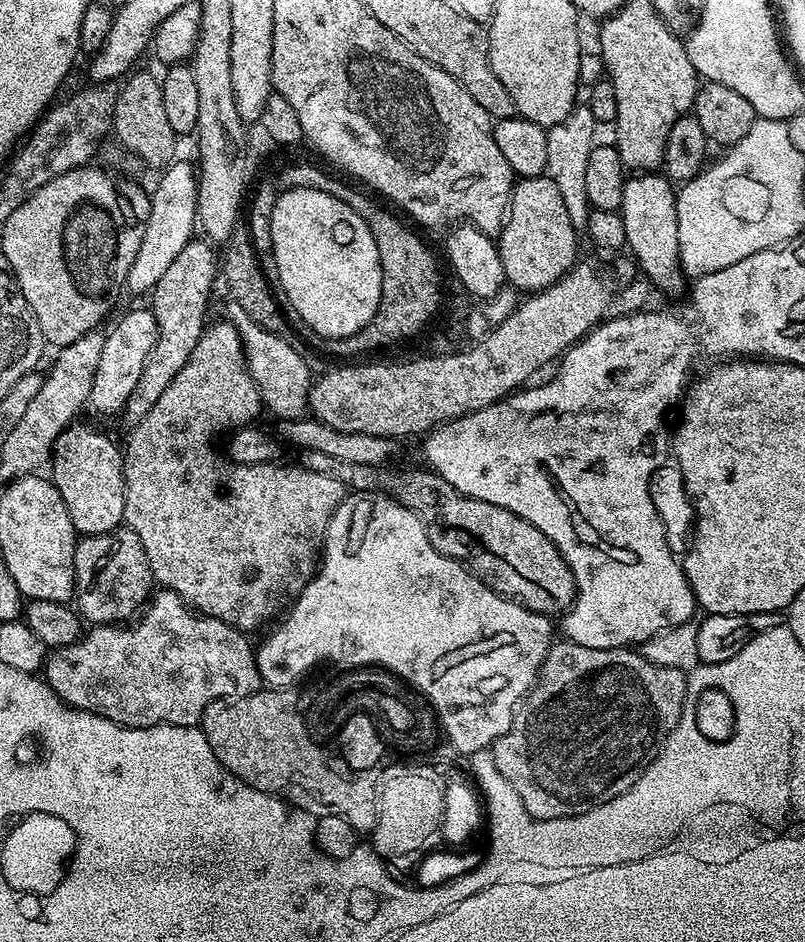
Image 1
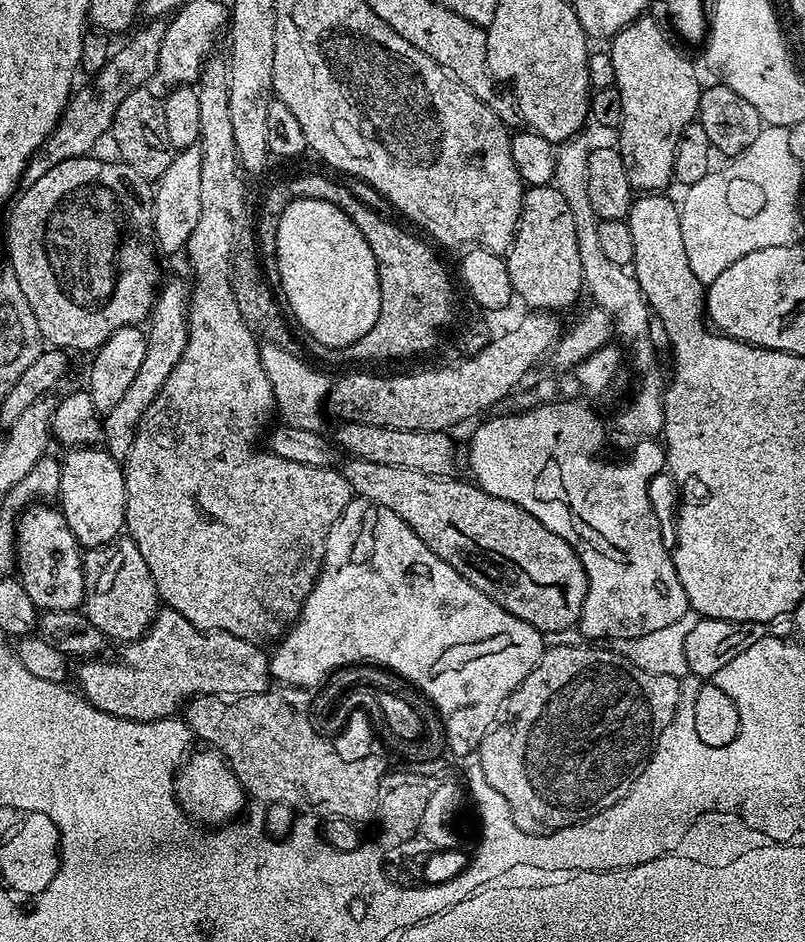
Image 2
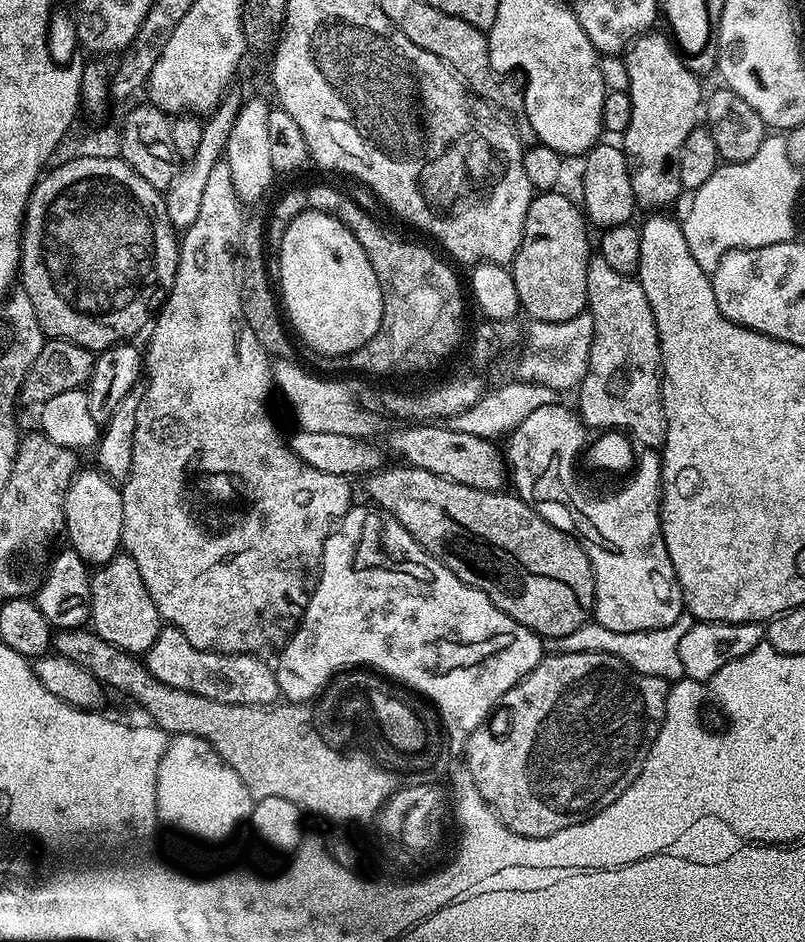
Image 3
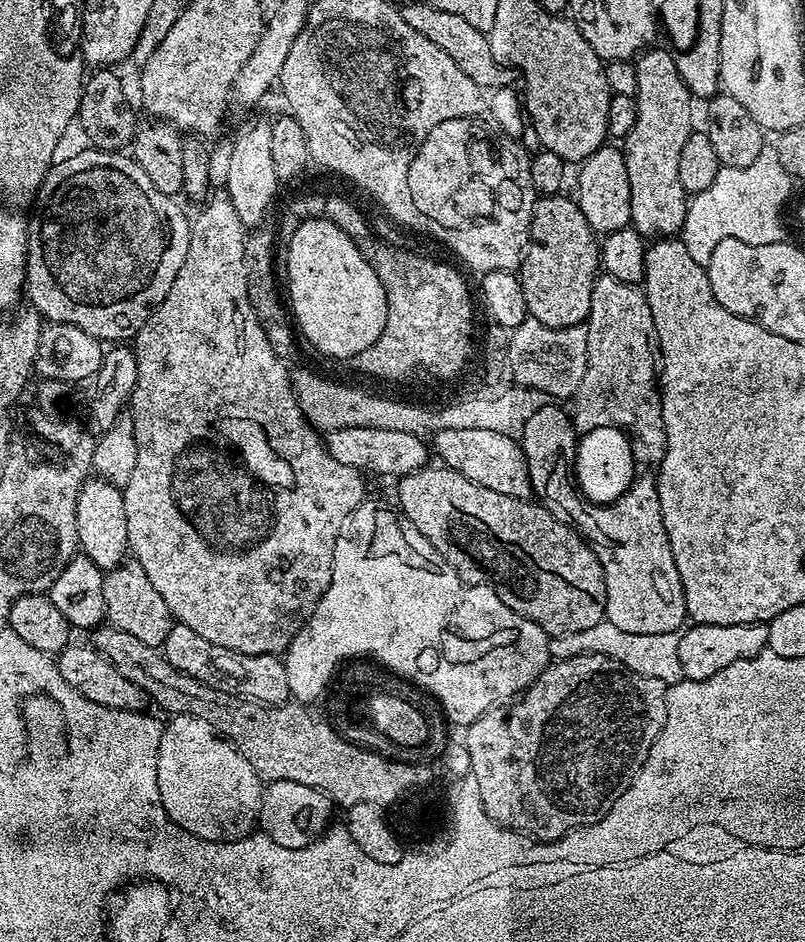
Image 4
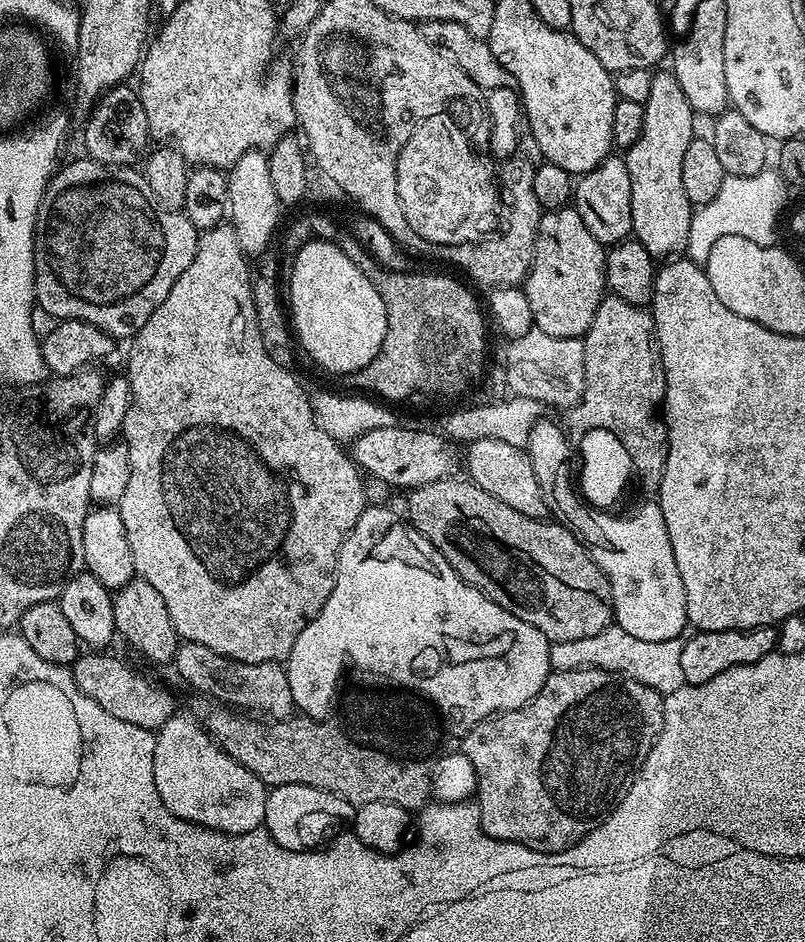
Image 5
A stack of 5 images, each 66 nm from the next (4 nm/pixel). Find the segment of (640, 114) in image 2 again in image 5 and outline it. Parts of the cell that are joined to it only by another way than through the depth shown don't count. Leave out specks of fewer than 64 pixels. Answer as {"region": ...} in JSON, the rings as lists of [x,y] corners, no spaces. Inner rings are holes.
{"region":[[[657,71],[651,82],[650,98],[646,98],[644,117],[642,118],[642,134],[638,134],[638,142],[623,153],[626,170],[630,170],[630,210],[632,211],[632,236],[654,258],[672,258],[683,253],[690,238],[690,222],[694,205],[686,198],[686,189],[682,187],[682,157],[686,154],[686,146],[694,138],[692,132],[696,128],[697,117],[690,103],[686,100],[681,86],[671,71]]]}

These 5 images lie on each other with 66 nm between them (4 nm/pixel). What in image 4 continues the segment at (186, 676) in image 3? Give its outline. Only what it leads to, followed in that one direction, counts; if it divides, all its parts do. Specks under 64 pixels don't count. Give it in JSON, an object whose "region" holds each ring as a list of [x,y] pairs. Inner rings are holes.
{"region":[[[177,623],[172,625],[162,655],[177,672],[194,678],[199,684],[212,688],[217,694],[265,706],[283,706],[289,703],[290,682],[286,682],[286,666],[279,655],[247,656],[241,652],[231,652],[222,646],[206,642],[206,638],[194,634],[190,626]]]}

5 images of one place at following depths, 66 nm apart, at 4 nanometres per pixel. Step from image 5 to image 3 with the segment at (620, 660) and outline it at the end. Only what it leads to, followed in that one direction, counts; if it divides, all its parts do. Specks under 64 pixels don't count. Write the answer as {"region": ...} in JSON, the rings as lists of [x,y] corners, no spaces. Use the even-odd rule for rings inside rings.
{"region":[[[681,614],[673,624],[665,628],[646,630],[645,632],[619,632],[618,630],[606,630],[606,626],[589,622],[578,626],[578,630],[574,630],[574,634],[547,637],[543,641],[543,646],[545,653],[548,654],[553,652],[561,652],[562,654],[574,654],[575,652],[610,654],[614,658],[626,662],[631,668],[642,674],[657,676],[669,682],[680,682],[680,680],[685,679],[684,658],[680,644],[684,641],[684,635],[692,629],[693,623],[691,616]]]}

